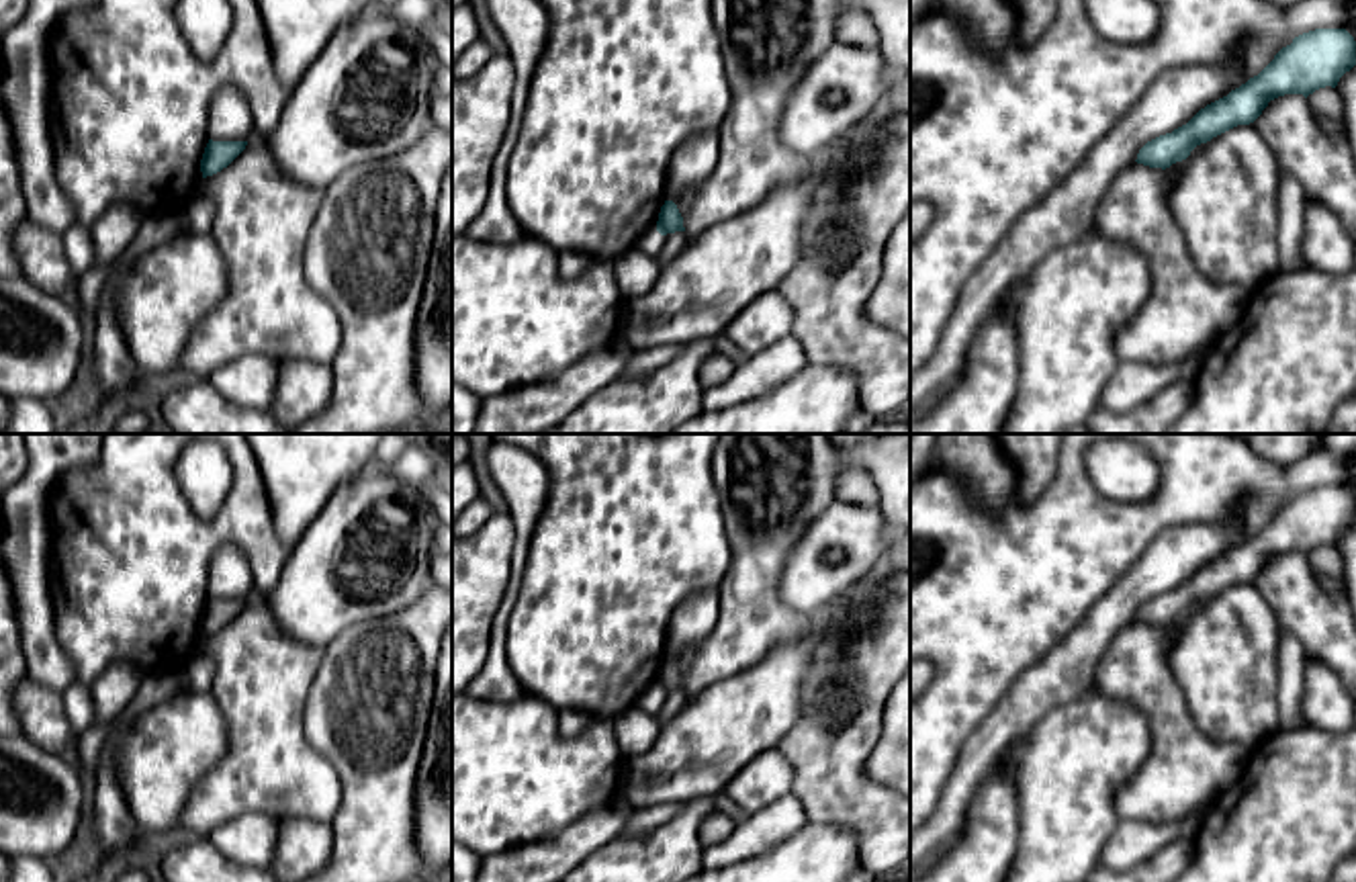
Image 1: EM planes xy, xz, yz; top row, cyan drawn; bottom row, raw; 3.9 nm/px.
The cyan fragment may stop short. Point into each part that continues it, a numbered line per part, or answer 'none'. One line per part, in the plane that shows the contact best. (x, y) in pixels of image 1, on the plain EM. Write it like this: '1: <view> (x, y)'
none

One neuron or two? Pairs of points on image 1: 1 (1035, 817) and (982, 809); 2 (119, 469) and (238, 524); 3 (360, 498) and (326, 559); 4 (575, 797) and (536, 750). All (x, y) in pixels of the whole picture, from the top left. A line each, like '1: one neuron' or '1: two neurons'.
1: two neurons
2: one neuron
3: one neuron
4: one neuron

